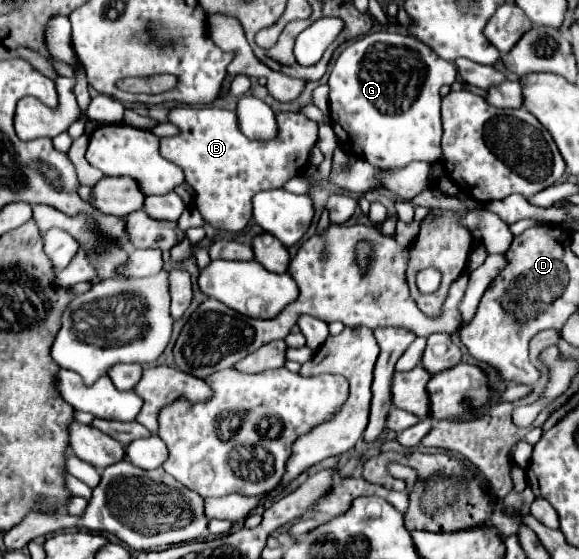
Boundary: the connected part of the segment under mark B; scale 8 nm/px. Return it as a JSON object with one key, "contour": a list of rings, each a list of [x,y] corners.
{"contour":[[[175,107],[169,113],[169,121],[181,129],[179,135],[175,137],[163,137],[161,139],[161,155],[173,163],[177,163],[185,171],[185,181],[197,189],[197,211],[203,215],[203,219],[227,233],[241,233],[245,227],[251,223],[253,217],[253,205],[251,199],[255,193],[265,191],[265,189],[275,189],[283,187],[289,179],[297,177],[301,173],[303,163],[309,165],[309,153],[311,147],[317,143],[317,123],[303,113],[291,113],[291,111],[281,111],[277,113],[277,135],[273,139],[261,139],[261,141],[251,141],[241,135],[237,127],[237,117],[221,107]]]}

